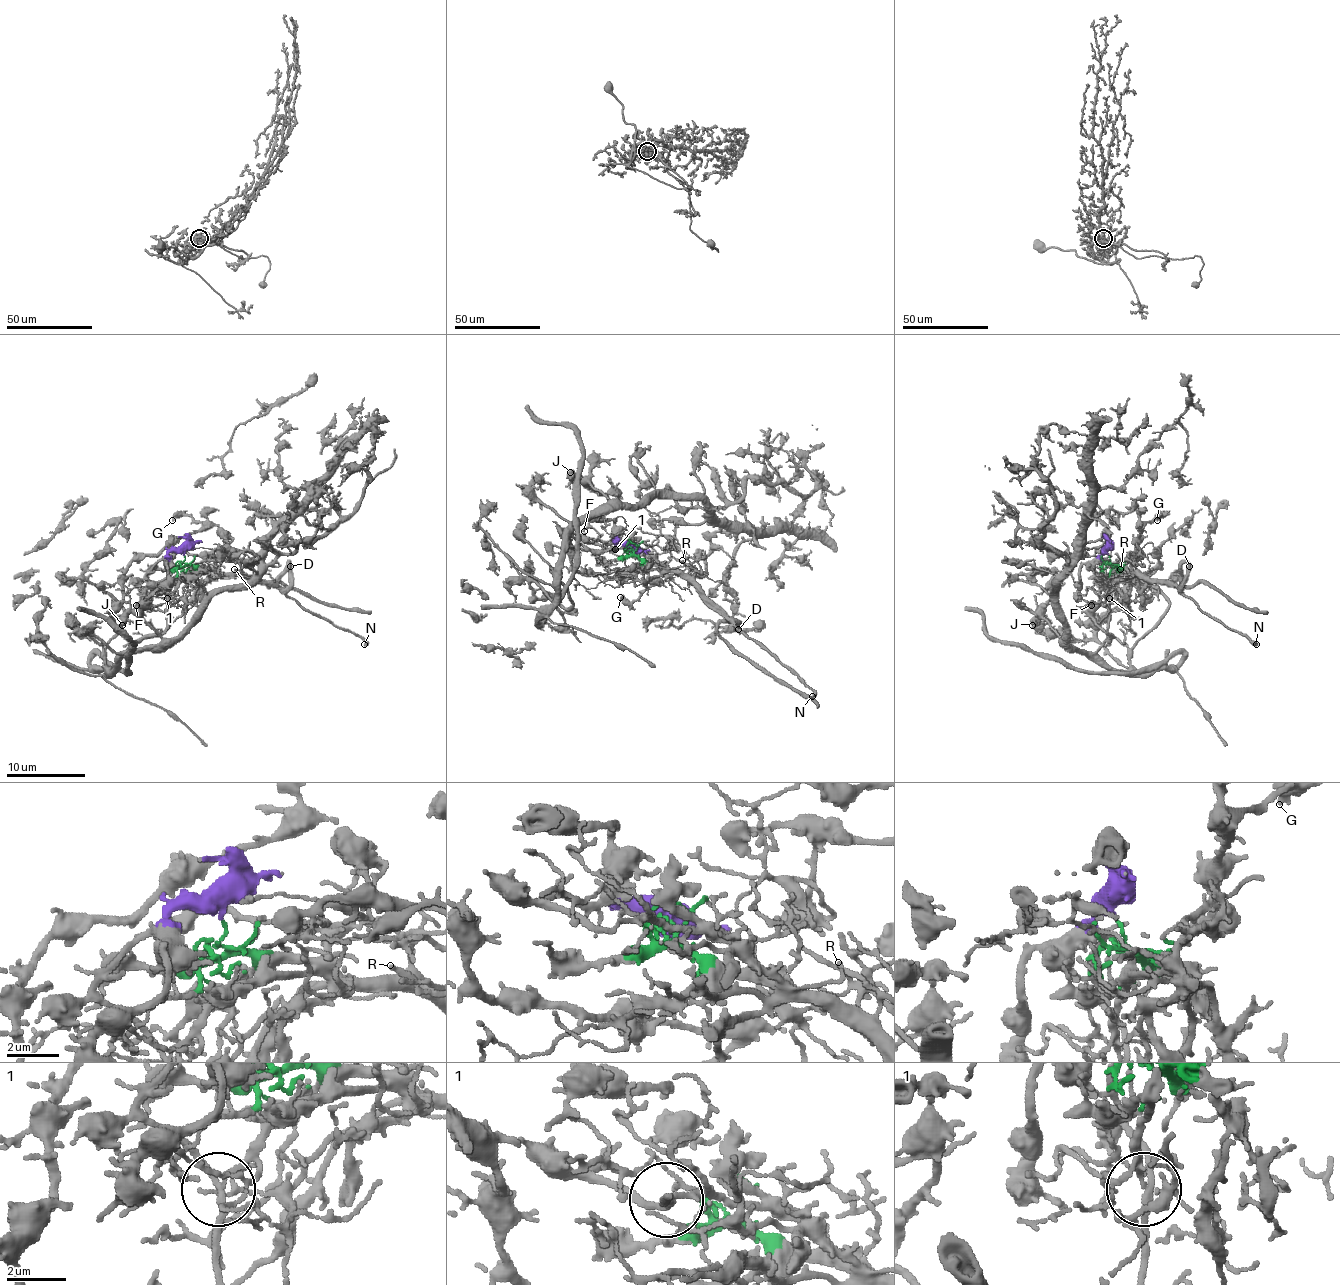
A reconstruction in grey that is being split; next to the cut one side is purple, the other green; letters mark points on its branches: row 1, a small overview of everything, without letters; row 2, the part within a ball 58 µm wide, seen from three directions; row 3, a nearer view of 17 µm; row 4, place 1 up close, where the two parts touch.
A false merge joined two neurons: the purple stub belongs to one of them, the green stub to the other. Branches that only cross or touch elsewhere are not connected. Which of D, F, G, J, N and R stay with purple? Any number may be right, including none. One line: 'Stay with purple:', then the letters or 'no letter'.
Stay with purple: F, G, J

